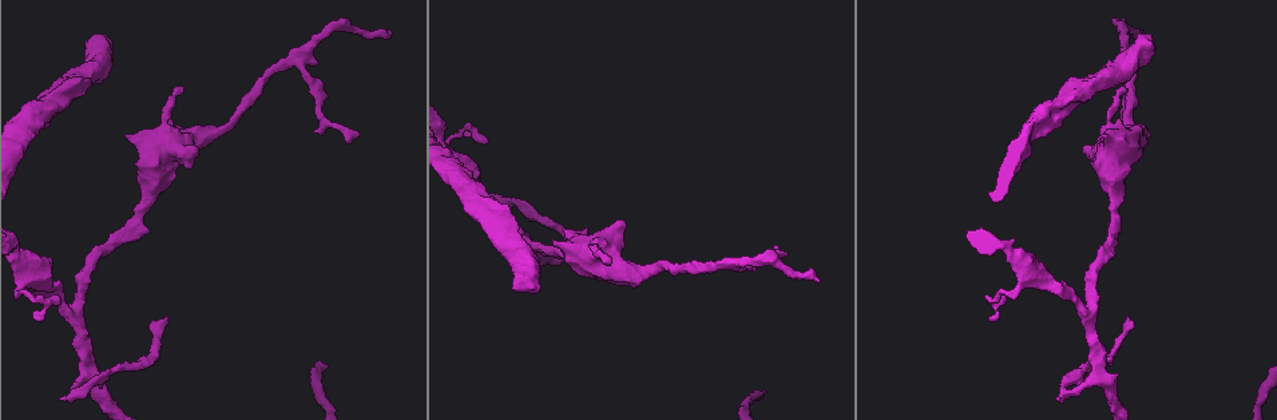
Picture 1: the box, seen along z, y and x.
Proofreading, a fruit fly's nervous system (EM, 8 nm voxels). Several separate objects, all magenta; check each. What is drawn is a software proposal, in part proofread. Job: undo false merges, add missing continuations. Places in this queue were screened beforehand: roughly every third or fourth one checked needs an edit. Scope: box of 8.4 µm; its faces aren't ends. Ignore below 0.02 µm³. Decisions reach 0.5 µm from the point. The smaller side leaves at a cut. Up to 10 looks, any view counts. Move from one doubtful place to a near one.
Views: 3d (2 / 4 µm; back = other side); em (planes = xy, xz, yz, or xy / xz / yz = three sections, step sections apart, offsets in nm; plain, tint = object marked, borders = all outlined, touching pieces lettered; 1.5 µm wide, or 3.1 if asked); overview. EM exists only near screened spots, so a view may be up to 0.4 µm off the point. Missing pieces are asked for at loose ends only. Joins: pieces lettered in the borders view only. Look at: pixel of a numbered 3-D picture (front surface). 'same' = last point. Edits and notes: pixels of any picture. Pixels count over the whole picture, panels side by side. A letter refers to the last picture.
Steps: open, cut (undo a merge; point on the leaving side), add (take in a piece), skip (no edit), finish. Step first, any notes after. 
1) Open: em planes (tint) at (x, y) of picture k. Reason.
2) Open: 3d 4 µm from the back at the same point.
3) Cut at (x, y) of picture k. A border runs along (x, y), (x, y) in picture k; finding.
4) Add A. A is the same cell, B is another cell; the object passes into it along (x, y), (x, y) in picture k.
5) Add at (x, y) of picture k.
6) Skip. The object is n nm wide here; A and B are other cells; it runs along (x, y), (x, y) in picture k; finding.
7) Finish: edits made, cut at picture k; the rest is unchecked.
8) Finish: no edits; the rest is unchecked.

Open: em xz step 4 (tint) at (83, 371) of picture 1.

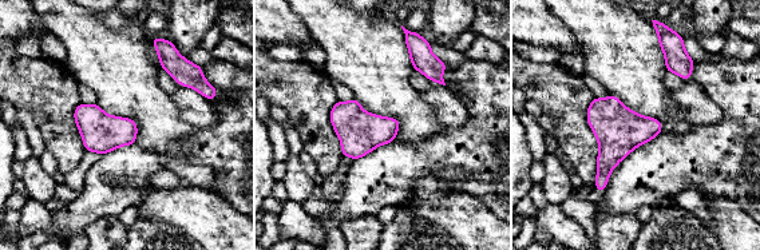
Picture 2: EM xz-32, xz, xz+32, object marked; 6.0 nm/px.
Open: em planes (tint) at the same point.

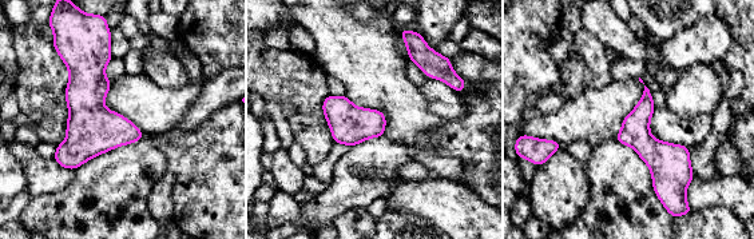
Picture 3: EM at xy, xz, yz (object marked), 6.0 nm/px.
Open: em planes (borders) at the same point.

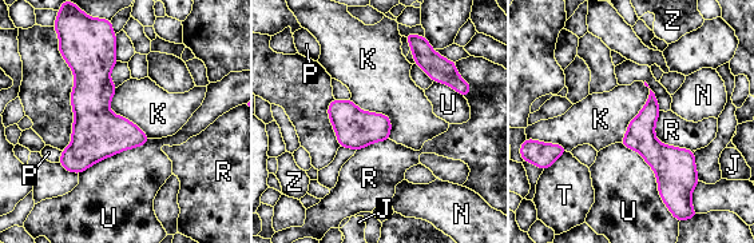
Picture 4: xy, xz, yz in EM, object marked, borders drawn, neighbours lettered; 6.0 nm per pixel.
Skip. The object is 240 nm wide here; the longest contact is with U, 480 nm; J, K, N, P, R, T, U and Z are other cells; one cell here.

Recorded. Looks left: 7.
Open: 3d 4 µm at (163, 321) of picture 1. Tapers out.

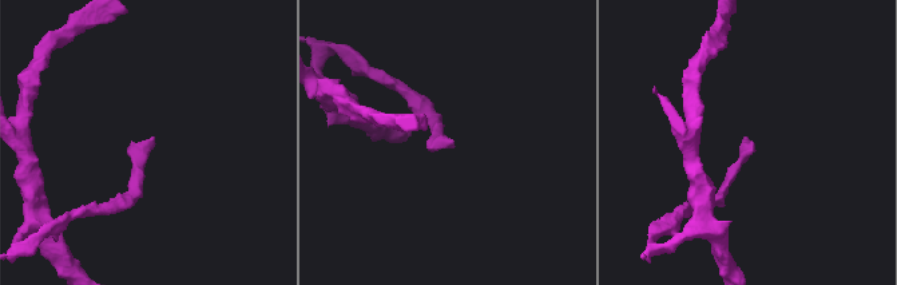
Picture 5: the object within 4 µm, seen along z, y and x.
Open: em planes (tint) at (449, 146) of picture 5. Need the tissue.

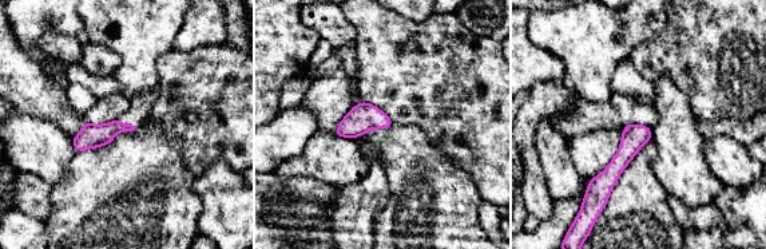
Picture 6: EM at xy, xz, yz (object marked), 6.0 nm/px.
Open: em planes (borders) at the same point.

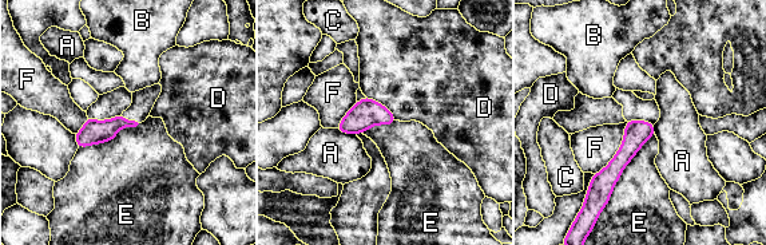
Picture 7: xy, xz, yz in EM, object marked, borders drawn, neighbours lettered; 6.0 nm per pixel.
Skip. The object is 130 nm wide here; A, B, C, D, E and F are other cells; a border runs along (654, 133), (624, 168), (607, 202) in picture 7; no lettered piece goes on from it.

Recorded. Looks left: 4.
Open: 3d 4 µm at (1149, 45) of picture 1. Stops while still wide.

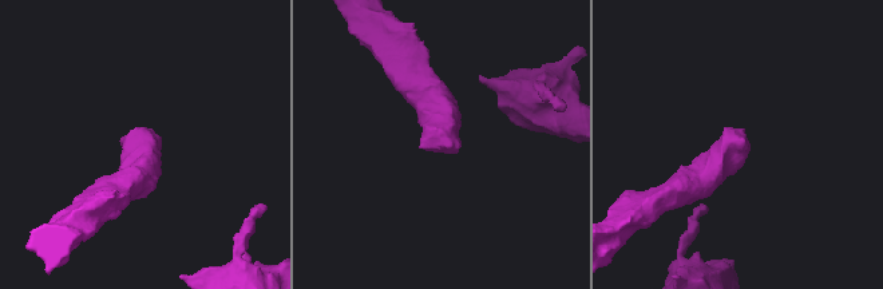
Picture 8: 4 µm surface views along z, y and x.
Open: em xz step 8 (tint) at (421, 148) of picture 8.

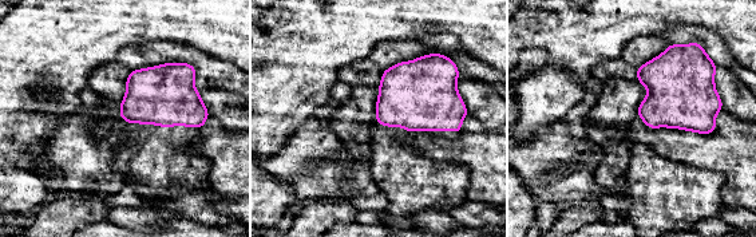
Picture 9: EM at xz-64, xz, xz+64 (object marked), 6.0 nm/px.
Open: em yz step 4 (borders) at the same point. Another direction.

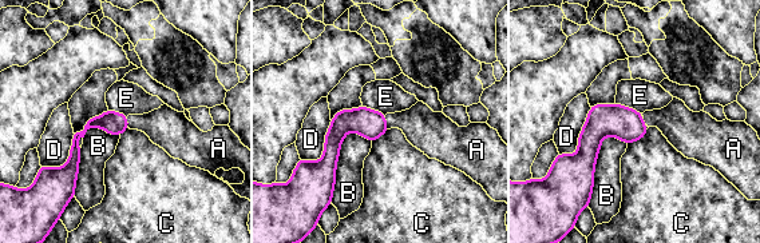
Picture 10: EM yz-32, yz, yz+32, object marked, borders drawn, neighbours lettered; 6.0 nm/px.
Add A. A is the same cell, B, C, D and E are other cells; the object passes into it along (371, 124), (386, 122), (426, 130) in picture 10; the cell continues.

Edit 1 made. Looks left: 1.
Open: em xy step 8 (borders) at (1142, 30) of picture 1. Branch stops here.

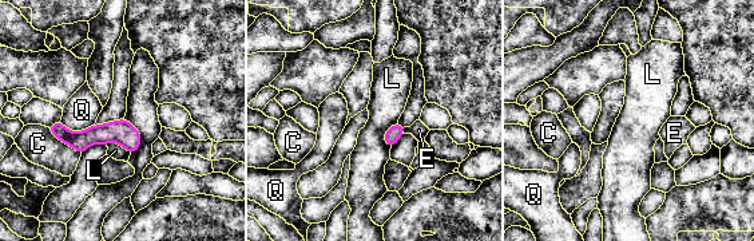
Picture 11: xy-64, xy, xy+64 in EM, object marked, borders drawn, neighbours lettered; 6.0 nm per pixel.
Add E. E is the same cell, C, L and Q are other cells; the object passes into it along (395, 133), (403, 130), (419, 130) in picture 11; it goes on there.

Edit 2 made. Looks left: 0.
Finish: edits made, add at picture 10, add at picture 11; the rest is unchecked.

